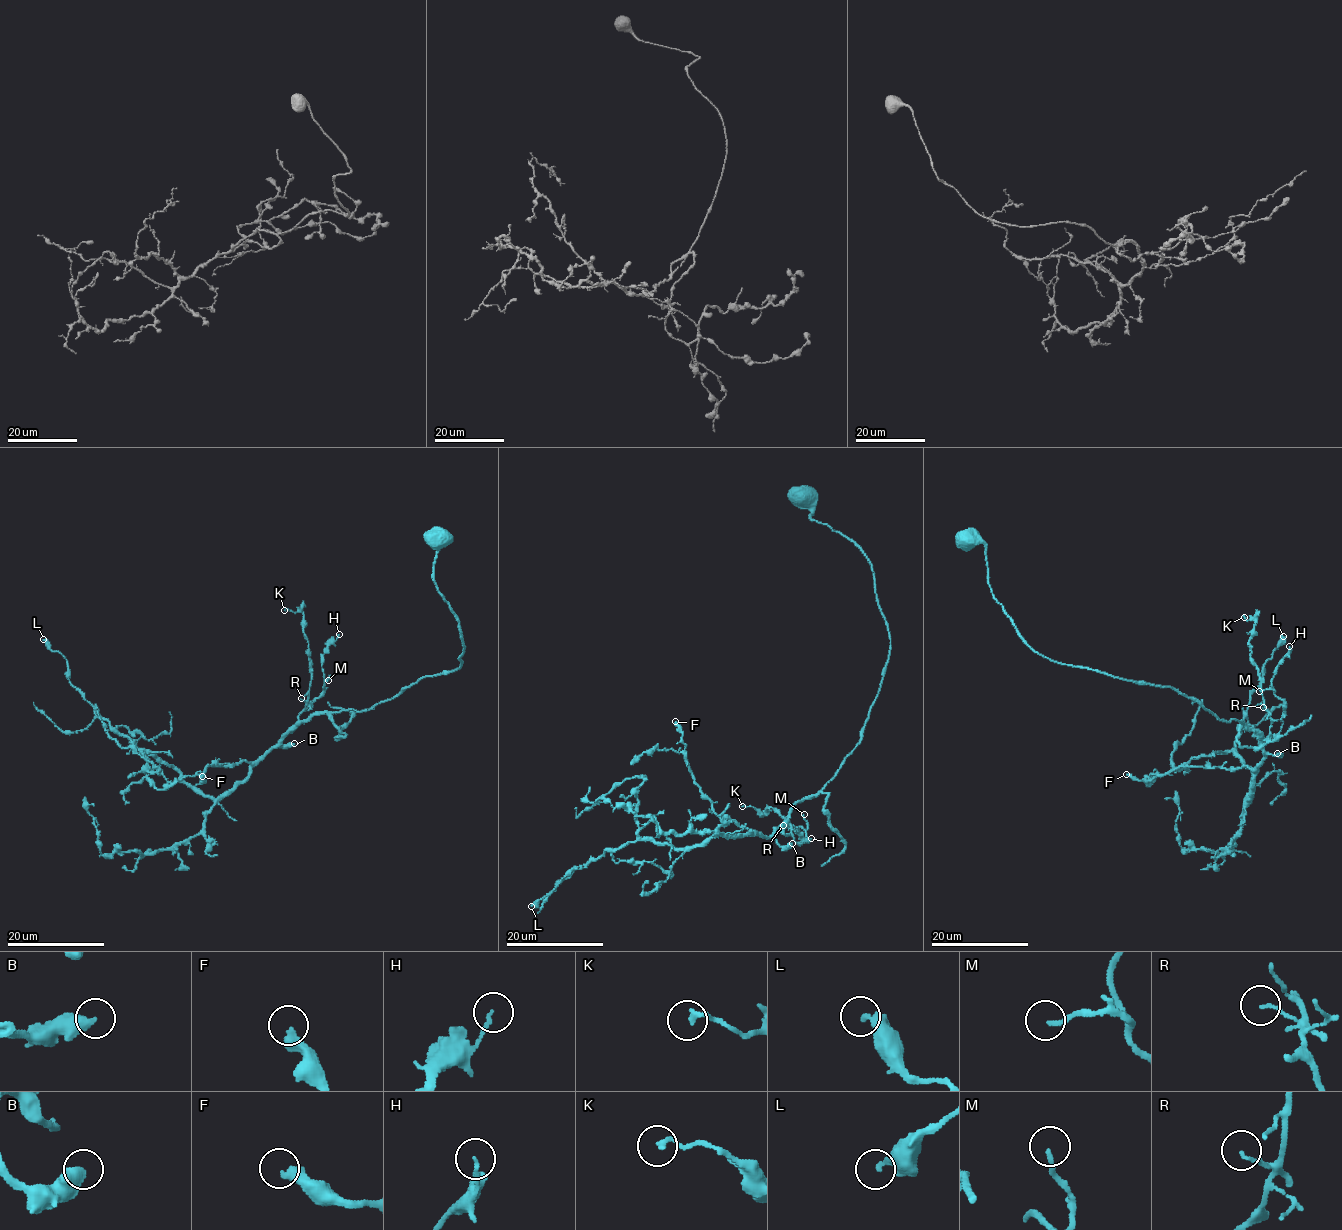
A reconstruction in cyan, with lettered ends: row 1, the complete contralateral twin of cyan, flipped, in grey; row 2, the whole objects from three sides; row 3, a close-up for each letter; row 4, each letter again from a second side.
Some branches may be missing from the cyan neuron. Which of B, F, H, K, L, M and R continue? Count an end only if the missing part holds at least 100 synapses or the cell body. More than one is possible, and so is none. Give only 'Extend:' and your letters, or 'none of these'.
Extend: none of these

